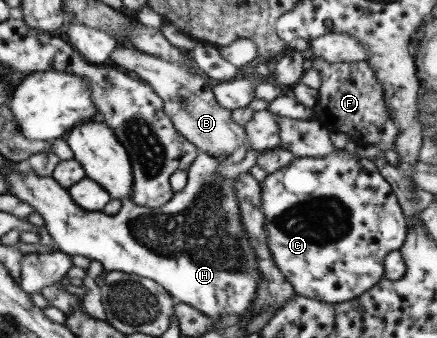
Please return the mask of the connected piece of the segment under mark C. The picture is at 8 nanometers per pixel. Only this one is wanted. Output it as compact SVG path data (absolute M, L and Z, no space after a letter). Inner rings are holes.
M338 150L324 157L298 157L296 156L286 167L270 172L261 185L262 213L265 219L265 230L268 235L268 250L270 250L276 267L282 275L292 283L295 293L323 301L324 303L342 303L359 297L374 287L380 279L384 278L384 260L388 252L400 250L407 237L406 218L398 204L396 194L392 191L390 183L380 174L374 162L368 158L360 158L354 152Z

